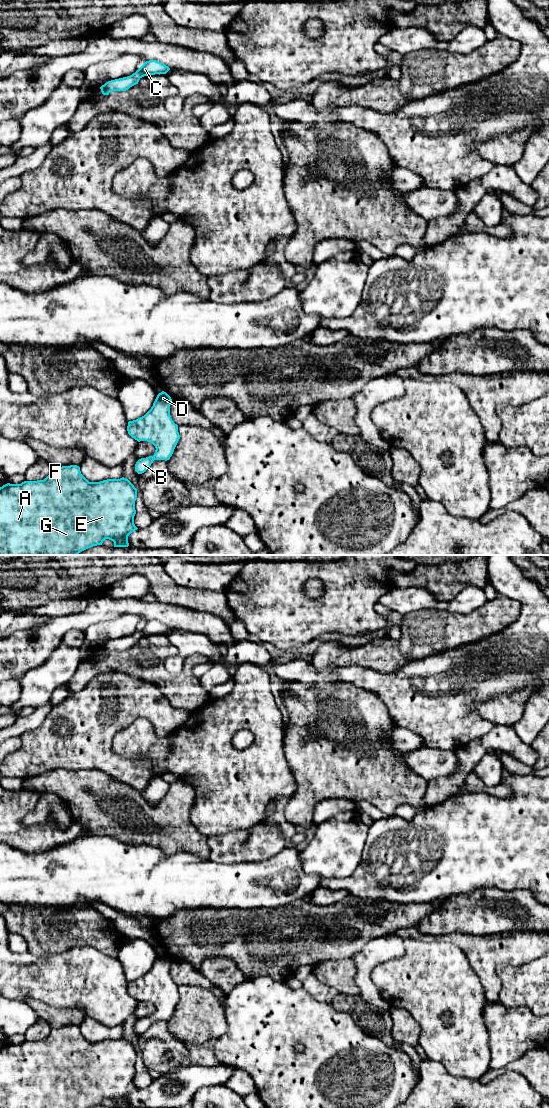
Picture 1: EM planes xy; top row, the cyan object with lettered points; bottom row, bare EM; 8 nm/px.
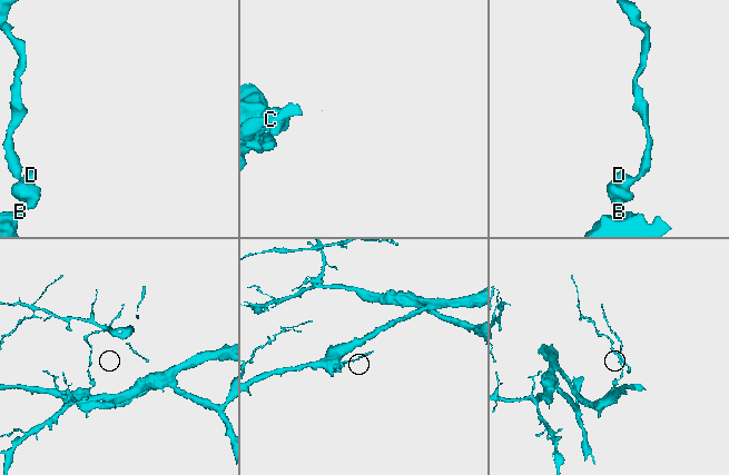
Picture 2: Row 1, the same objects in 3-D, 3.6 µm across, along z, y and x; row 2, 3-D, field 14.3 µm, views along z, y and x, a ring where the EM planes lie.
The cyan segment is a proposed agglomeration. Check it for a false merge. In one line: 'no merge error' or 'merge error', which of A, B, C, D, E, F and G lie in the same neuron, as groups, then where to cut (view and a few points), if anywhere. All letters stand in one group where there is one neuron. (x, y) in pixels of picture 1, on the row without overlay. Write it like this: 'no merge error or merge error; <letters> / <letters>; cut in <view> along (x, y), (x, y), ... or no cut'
no merge error; A B C D E F G; no cut

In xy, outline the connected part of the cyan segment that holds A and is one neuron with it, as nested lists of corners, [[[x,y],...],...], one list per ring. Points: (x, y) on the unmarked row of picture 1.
[[[77,1025],[52,1028],[44,1040],[24,1041],[21,1044],[7,1043],[0,1047],[0,1108],[91,1108],[102,1105],[105,1099],[114,1102],[114,1107],[128,1107],[128,1096],[138,1088],[134,1084],[136,1074],[135,1061],[137,1049],[126,1038],[107,1039],[100,1042],[89,1042]]]

